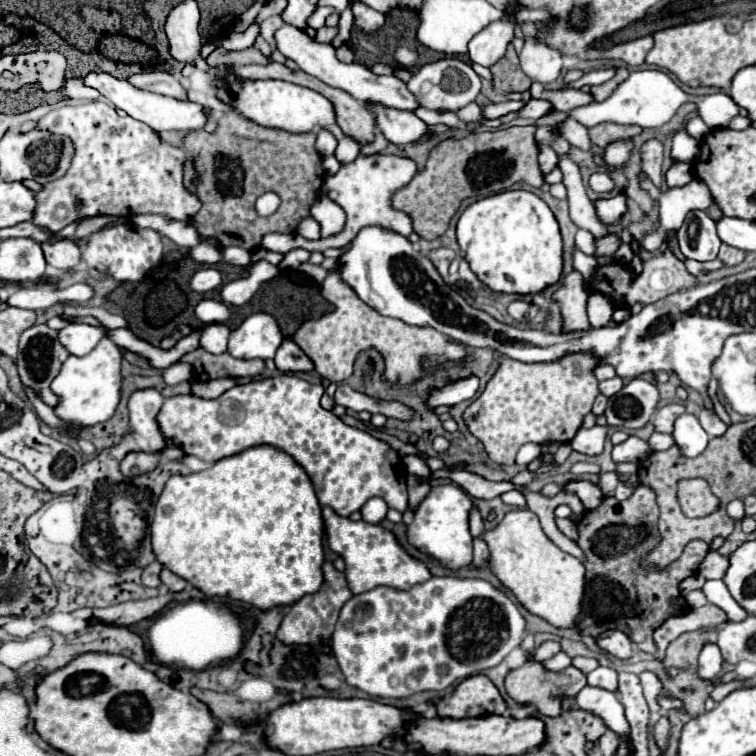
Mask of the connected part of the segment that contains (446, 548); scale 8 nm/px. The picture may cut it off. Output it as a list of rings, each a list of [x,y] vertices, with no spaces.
[[[457,484],[433,486],[431,492],[419,502],[419,506],[403,512],[403,524],[407,526],[407,540],[419,552],[431,556],[441,566],[457,572],[469,566],[473,560],[473,536],[469,532],[469,512],[473,510],[473,498]]]

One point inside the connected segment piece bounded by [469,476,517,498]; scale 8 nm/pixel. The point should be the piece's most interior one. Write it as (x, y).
(485, 488)

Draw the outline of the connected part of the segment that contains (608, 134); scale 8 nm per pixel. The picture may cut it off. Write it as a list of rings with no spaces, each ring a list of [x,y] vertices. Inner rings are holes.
[[[603,122],[591,128],[593,132],[593,144],[605,148],[611,142],[617,140],[625,140],[625,138],[633,138],[637,134],[641,134],[641,126],[623,126],[623,124],[615,124],[615,122]]]

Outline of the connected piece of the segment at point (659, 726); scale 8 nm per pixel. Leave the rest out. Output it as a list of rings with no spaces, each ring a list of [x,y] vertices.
[[[661,716],[653,728],[653,736],[655,736],[655,742],[661,750],[667,748],[667,738],[669,738],[669,720],[667,716]]]

